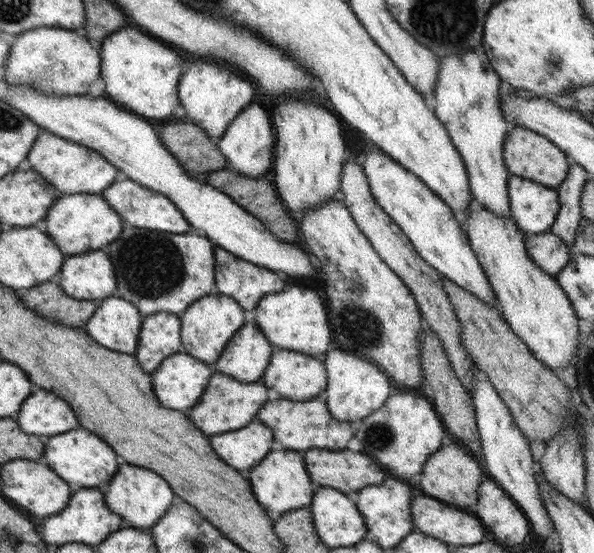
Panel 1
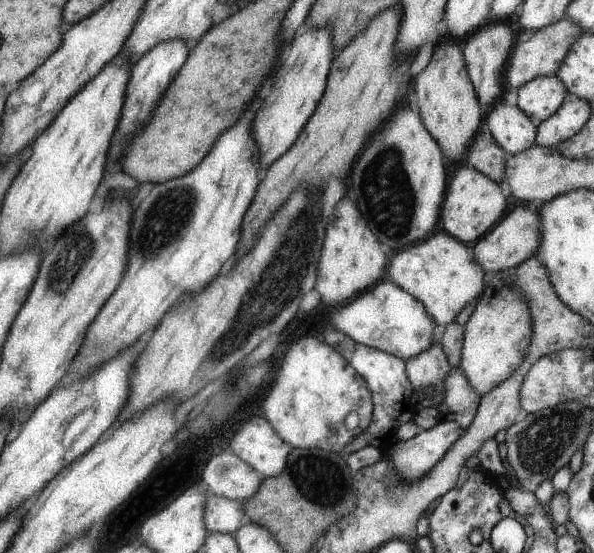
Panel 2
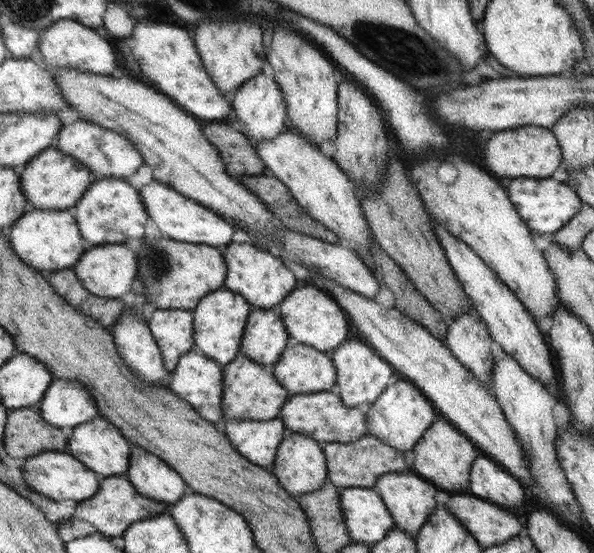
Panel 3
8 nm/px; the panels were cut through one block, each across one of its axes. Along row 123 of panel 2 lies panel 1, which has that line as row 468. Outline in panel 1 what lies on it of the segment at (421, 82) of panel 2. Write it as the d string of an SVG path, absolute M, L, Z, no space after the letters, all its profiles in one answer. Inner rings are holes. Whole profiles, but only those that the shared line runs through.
M448 442L446 447L430 455L429 462L426 462L421 475L422 488L420 490L447 505L471 512L478 500L478 487L482 483L482 474L484 474L484 470L476 462L474 454L468 452L466 448L458 446L455 442Z

